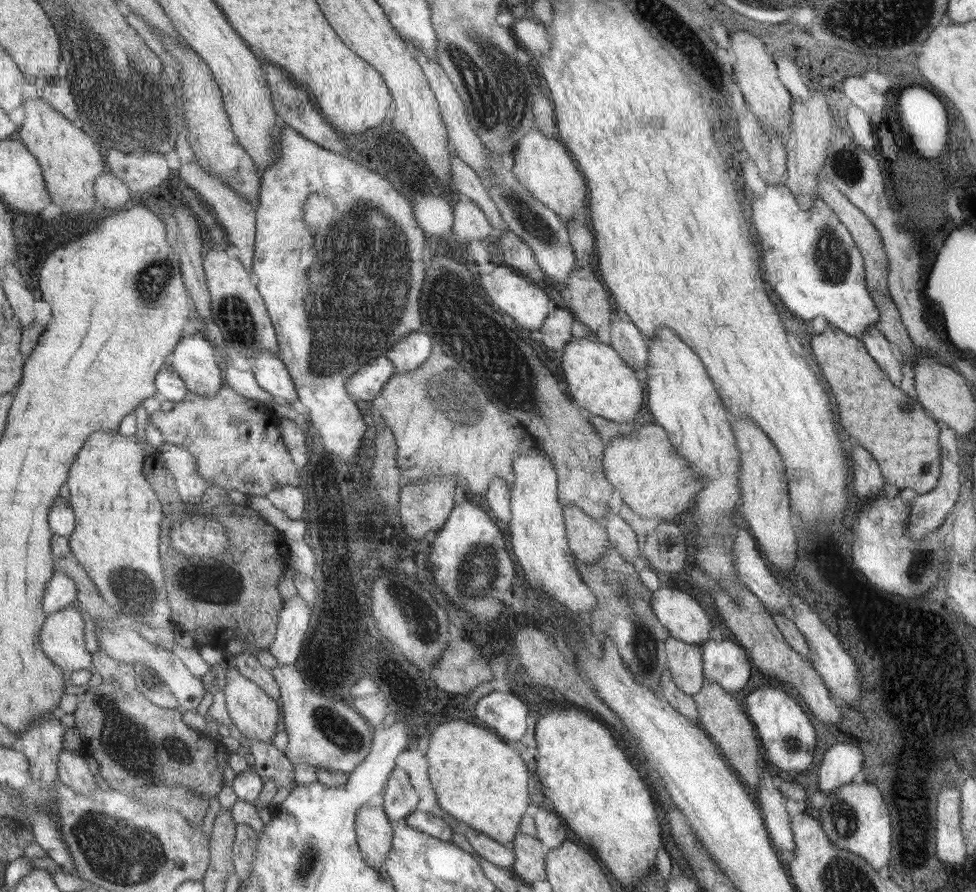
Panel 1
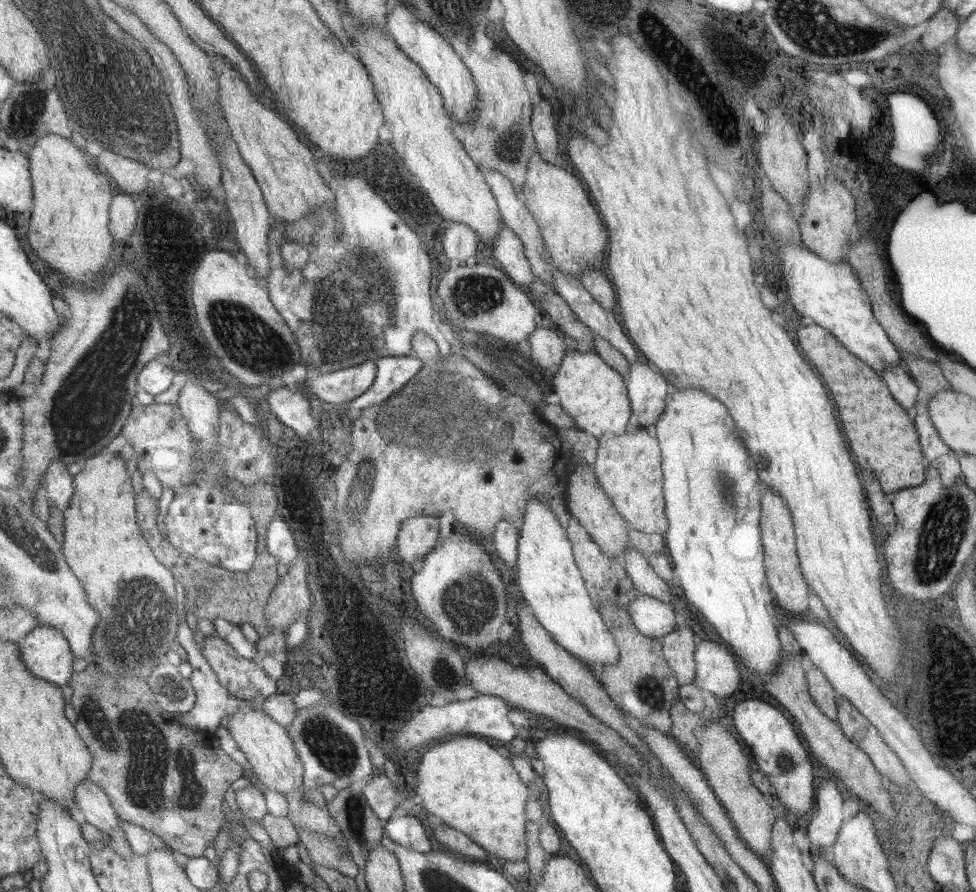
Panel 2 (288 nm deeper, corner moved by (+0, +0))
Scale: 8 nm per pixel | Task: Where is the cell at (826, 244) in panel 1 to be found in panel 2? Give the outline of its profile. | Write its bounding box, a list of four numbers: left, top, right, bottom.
[777,244,917,410]

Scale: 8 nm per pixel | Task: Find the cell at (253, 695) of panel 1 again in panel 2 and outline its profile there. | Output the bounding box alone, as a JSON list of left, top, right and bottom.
[227,700,305,794]

